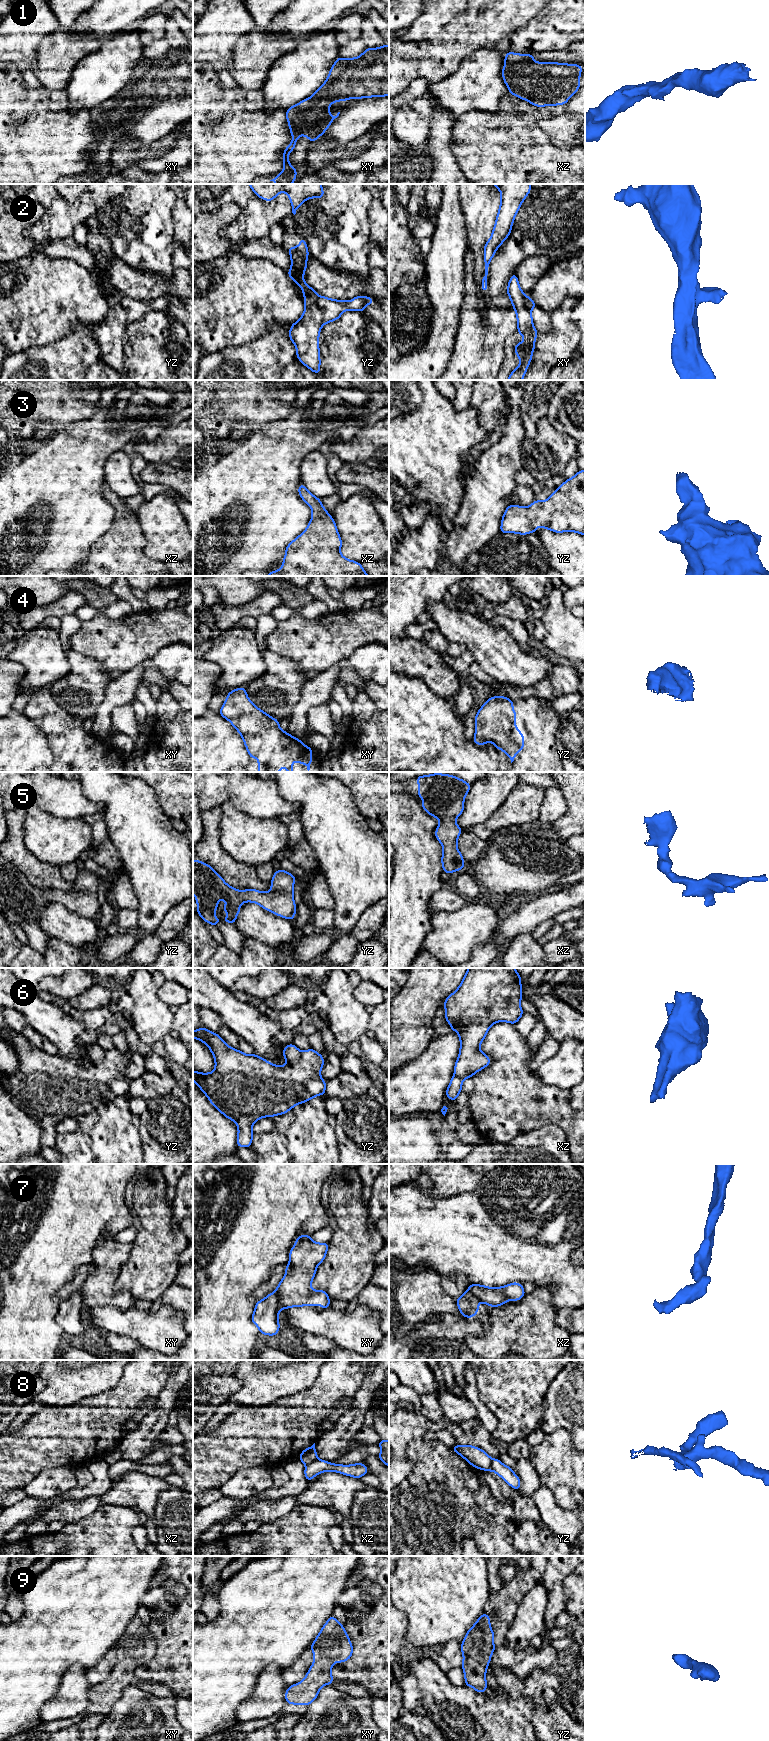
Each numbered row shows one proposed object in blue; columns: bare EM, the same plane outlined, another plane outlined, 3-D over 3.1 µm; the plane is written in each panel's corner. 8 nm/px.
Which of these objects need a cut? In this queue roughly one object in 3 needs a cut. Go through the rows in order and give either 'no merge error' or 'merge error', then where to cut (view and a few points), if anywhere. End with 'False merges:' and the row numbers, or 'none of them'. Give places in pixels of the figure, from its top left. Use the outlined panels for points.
1: no merge error; cut none
2: merge error; cut yz (318, 296), (318, 306), (322, 311), (323, 324)
3: no merge error; cut none
4: no merge error; cut none
5: no merge error; cut none
6: no merge error; cut none
7: merge error; cut xy (275, 1291), (280, 1308)
8: merge error; cut xz (317, 1458), (306, 1465)
9: no merge error; cut none
False merges: 2, 7, 8

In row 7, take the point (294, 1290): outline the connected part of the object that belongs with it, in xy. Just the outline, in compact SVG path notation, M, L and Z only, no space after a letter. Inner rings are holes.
M300 1235L295 1241L294 1246L289 1252L289 1264L285 1267L285 1276L279 1282L276 1288L276 1294L279 1299L280 1309L288 1309L291 1307L301 1307L301 1306L316 1306L320 1305L323 1309L330 1306L330 1299L328 1294L324 1290L312 1290L311 1284L316 1274L317 1266L322 1263L325 1259L327 1250L329 1248L329 1243L317 1243L311 1240L311 1235Z

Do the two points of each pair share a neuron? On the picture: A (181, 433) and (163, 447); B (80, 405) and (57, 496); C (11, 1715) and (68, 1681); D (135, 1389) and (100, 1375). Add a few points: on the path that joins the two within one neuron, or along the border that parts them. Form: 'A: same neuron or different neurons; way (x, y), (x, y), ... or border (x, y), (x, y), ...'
A: same neuron; way (177, 437), (167, 447)
B: different neurons; border (96, 411), (89, 418), (78, 420), (75, 423)
C: different neurons; border (64, 1675), (59, 1683), (58, 1691), (43, 1705)
D: different neurons; border (124, 1370), (119, 1380), (112, 1387), (96, 1393)

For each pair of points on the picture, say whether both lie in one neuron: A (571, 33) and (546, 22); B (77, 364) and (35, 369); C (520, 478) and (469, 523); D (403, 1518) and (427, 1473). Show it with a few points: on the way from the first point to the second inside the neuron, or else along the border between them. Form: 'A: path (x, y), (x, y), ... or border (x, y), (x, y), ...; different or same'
A: path (565, 30), (554, 30), (552, 28); same
B: path (67, 364), (63, 364), (58, 369), (45, 369); same
C: border (521, 467), (515, 475), (516, 484); different
D: path (414, 1507), (426, 1495), (426, 1484); same

